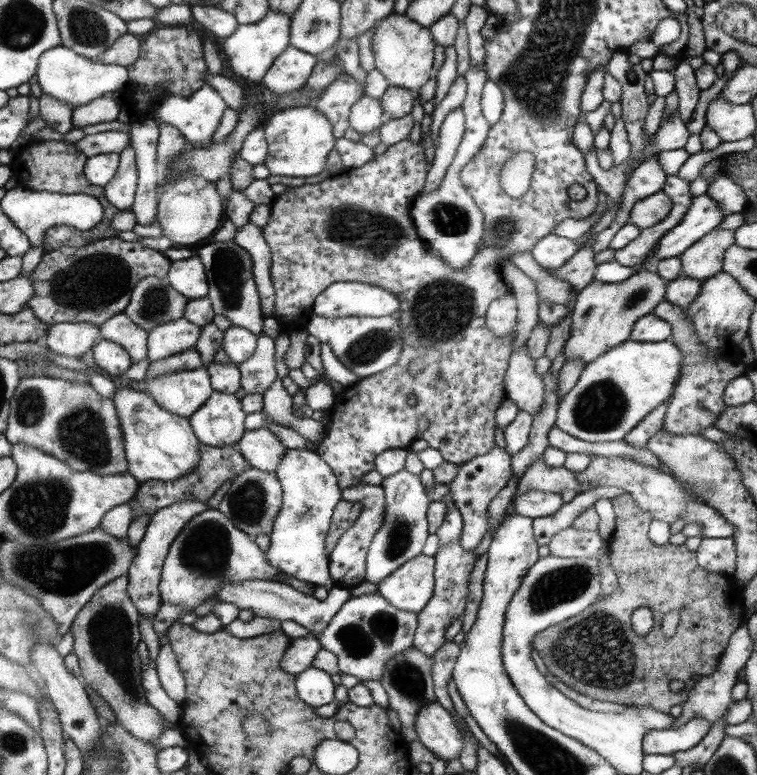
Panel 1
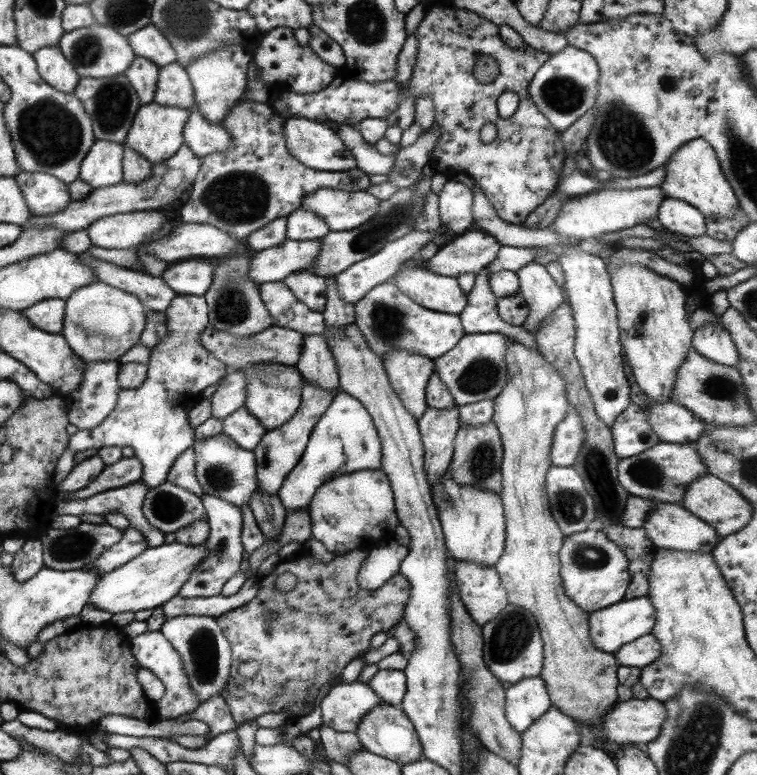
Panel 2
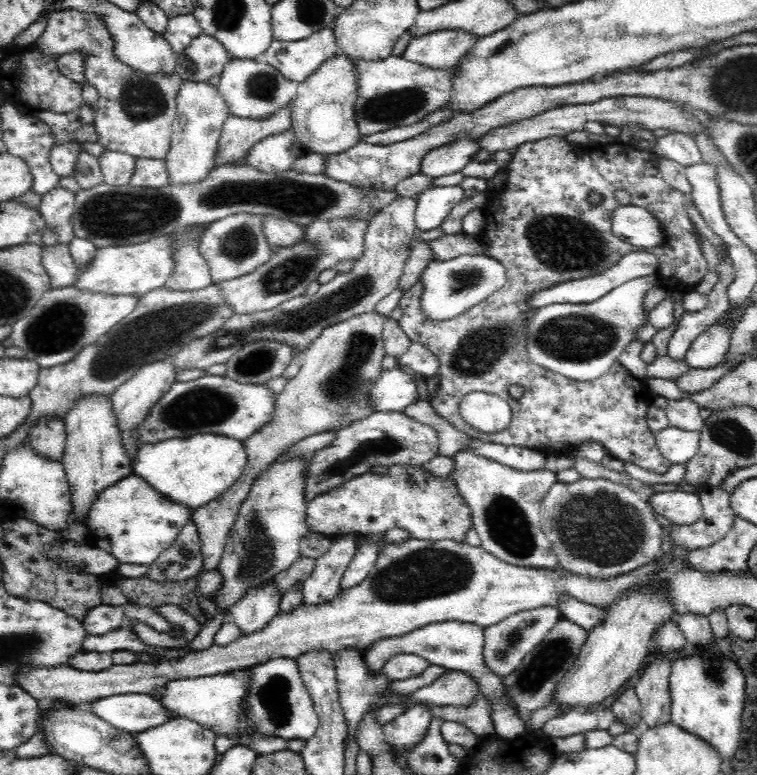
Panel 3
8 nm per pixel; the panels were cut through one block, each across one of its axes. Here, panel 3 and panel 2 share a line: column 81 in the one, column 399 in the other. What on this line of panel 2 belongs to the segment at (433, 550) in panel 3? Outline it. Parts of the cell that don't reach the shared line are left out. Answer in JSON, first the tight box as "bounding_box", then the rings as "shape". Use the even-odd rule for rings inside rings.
{"bounding_box":[367,670,407,708],"shape":[[[379,670],[367,684],[385,704],[395,708],[399,708],[407,694],[407,676],[403,670]]]}

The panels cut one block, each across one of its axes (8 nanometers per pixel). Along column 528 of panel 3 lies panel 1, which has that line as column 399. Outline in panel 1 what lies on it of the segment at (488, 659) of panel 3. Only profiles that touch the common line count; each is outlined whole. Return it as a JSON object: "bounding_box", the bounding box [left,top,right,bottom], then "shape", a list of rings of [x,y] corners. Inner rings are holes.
{"bounding_box":[281,592,417,682],"shape":[[[373,592],[347,598],[331,618],[329,626],[321,630],[321,634],[309,634],[309,630],[305,630],[293,620],[283,620],[281,632],[289,634],[289,638],[295,640],[303,636],[315,636],[323,650],[329,650],[337,656],[339,674],[349,674],[363,682],[379,680],[383,674],[383,664],[389,662],[389,658],[395,658],[395,654],[401,654],[405,648],[413,646],[417,624],[417,614],[397,610],[379,592]]]}

